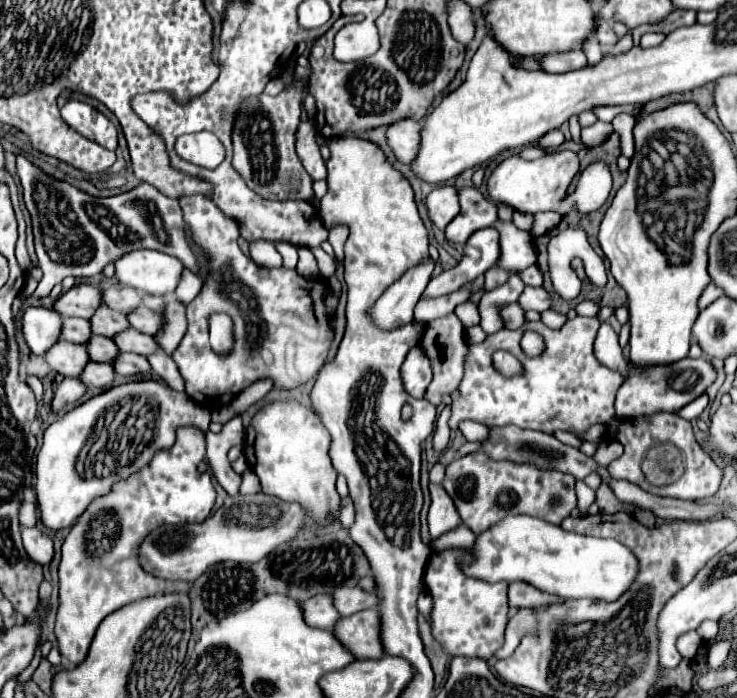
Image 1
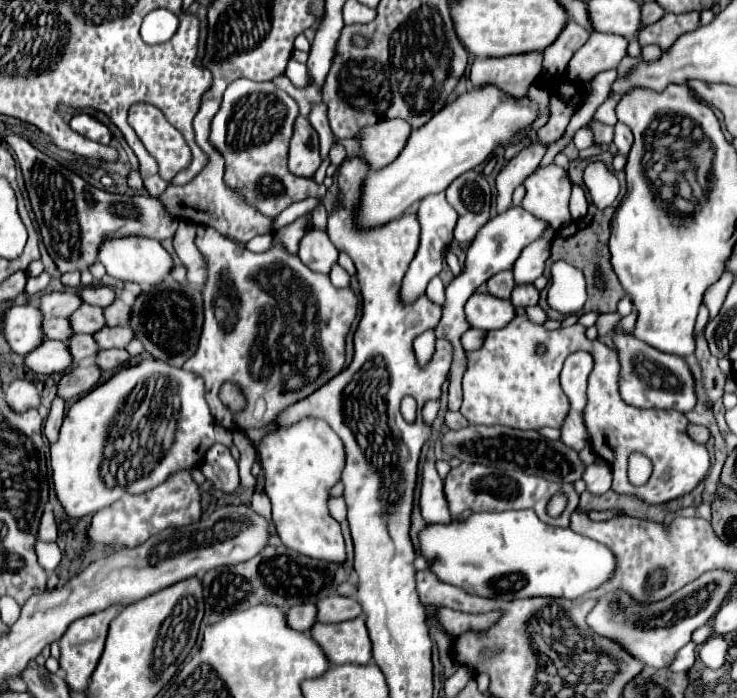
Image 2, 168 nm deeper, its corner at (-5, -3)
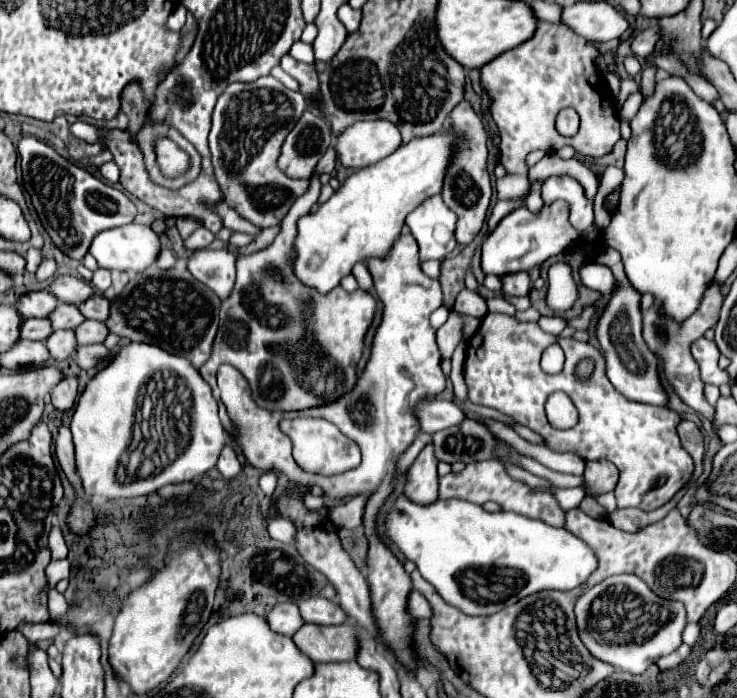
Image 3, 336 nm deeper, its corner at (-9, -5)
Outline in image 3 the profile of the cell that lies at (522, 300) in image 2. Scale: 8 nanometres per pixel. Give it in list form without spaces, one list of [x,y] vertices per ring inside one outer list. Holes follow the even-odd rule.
[[[523,271],[503,275],[501,283],[503,283],[503,293],[507,295],[529,295],[529,275]]]

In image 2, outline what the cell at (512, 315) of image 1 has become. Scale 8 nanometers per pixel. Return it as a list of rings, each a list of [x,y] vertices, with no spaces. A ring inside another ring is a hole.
[[[473,293],[465,303],[465,319],[475,329],[503,329],[513,321],[513,317],[515,305],[509,299],[497,299],[489,293]]]

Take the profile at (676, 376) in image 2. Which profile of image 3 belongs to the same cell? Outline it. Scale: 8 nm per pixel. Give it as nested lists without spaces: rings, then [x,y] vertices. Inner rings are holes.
[[[601,245],[591,261],[611,267],[615,281],[617,281],[615,293],[607,301],[607,305],[595,325],[595,337],[601,345],[601,351],[607,361],[607,377],[613,383],[613,387],[627,399],[663,407],[667,401],[667,395],[657,381],[657,359],[655,359],[655,355],[651,355],[651,351],[647,349],[647,345],[643,343],[643,337],[641,337],[641,309],[639,309],[641,293],[629,283],[625,271],[623,271],[621,257],[615,249]]]

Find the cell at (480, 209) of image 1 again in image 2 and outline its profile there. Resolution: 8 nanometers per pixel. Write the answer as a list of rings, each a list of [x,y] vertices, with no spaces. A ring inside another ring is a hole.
[[[471,171],[457,177],[447,187],[447,201],[457,209],[459,221],[455,225],[455,241],[469,243],[477,231],[489,221],[491,189],[483,175]]]

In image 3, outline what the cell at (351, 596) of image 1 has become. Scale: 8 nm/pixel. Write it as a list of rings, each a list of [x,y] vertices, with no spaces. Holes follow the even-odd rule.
[[[311,597],[297,603],[301,619],[305,623],[315,625],[339,625],[345,623],[347,615],[343,615],[343,609],[339,609],[337,603],[323,599],[323,597]]]

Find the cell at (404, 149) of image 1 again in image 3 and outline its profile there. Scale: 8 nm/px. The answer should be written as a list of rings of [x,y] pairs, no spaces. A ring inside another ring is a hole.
[[[359,121],[337,137],[333,149],[343,167],[363,169],[385,159],[399,145],[401,135],[391,121]]]

